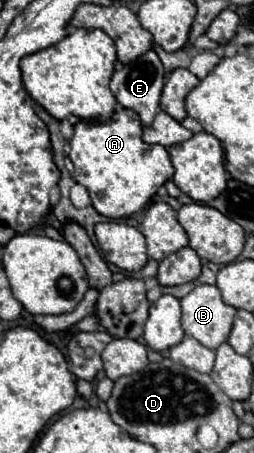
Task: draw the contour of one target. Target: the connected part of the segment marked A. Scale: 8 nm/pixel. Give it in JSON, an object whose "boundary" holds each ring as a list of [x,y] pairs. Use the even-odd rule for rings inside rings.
{"boundary":[[[117,110],[106,123],[80,120],[74,125],[68,157],[74,163],[74,179],[90,193],[92,207],[110,219],[128,217],[148,205],[156,191],[174,175],[170,155],[162,145],[142,141],[142,123],[134,111]]]}

